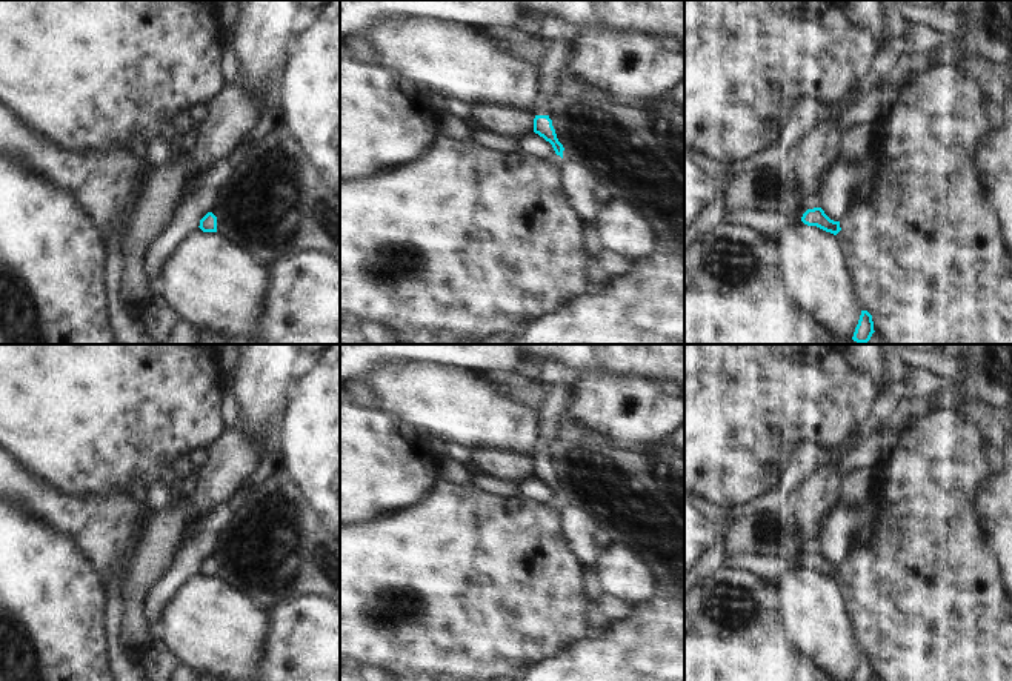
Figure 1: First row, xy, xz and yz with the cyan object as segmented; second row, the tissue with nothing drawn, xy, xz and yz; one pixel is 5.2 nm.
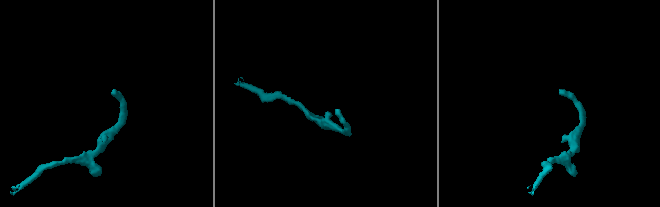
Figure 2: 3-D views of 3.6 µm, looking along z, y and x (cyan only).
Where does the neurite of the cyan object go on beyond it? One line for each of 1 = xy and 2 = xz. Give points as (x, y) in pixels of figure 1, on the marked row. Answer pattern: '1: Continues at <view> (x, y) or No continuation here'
1: No continuation here
2: Continues at xz (557, 54).

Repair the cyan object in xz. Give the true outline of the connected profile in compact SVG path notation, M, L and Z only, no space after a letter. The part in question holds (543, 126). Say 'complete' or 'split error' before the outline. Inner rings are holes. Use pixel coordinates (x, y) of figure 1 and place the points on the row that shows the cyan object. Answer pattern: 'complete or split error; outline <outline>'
split error; outline M557 38L554 42L544 42L544 57L538 65L540 89L534 100L534 132L549 141L557 155L563 158L563 145L558 141L552 120L549 118L549 100L557 91L557 77L566 69L572 49L574 38Z

